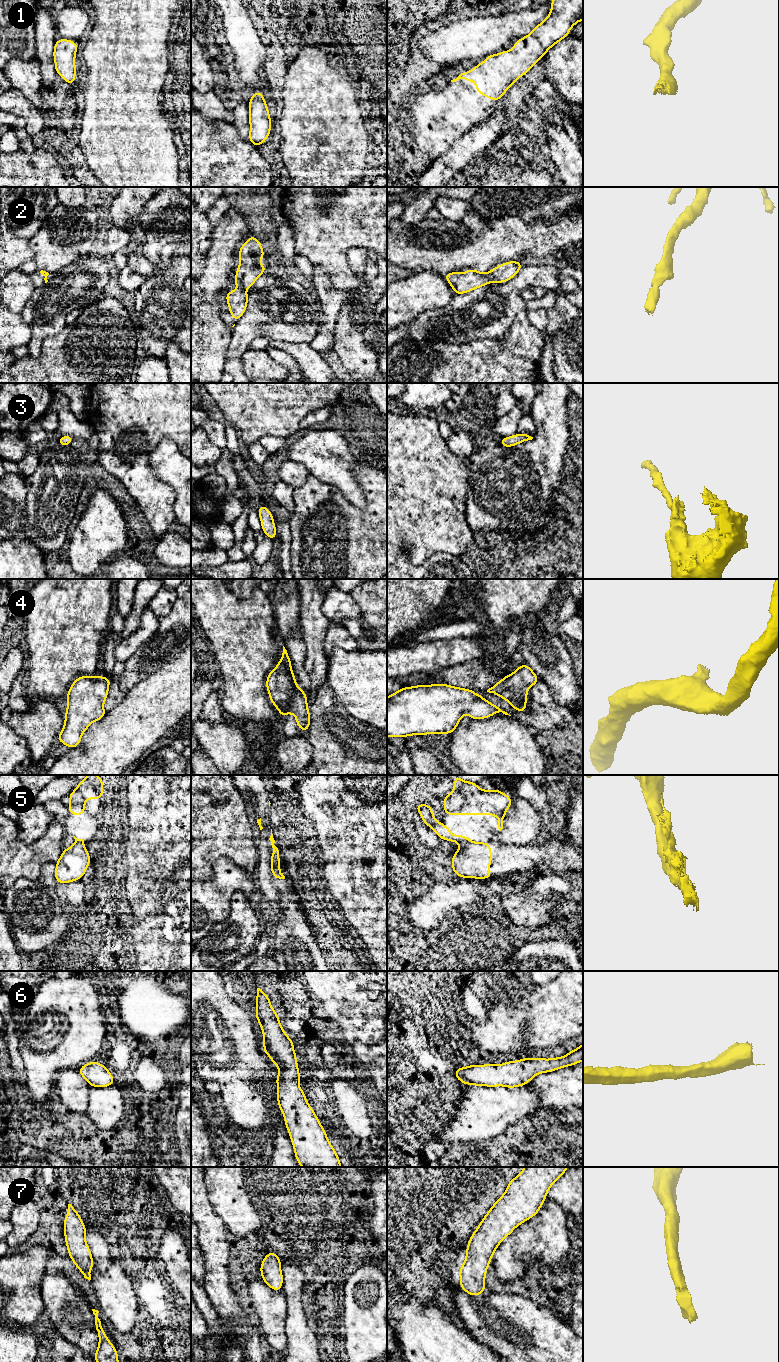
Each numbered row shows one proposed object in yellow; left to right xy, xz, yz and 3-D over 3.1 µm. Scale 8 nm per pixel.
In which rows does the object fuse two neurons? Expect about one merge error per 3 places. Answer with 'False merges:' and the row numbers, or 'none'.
False merges: 5

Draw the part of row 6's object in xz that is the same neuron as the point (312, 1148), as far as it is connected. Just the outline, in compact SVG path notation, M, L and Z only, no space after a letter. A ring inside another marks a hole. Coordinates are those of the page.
M257 988L255 1016L263 1031L263 1051L279 1068L277 1102L284 1116L297 1162L302 1167L342 1167L336 1150L299 1087L294 1042L284 1032L269 996Z

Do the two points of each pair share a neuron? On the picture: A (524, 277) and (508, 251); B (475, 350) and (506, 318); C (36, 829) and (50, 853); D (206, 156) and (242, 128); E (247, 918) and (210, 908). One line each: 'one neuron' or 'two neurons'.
A: two neurons
B: two neurons
C: two neurons
D: two neurons
E: two neurons

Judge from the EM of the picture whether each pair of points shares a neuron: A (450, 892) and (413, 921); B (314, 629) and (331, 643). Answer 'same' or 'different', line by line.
A: same
B: different

